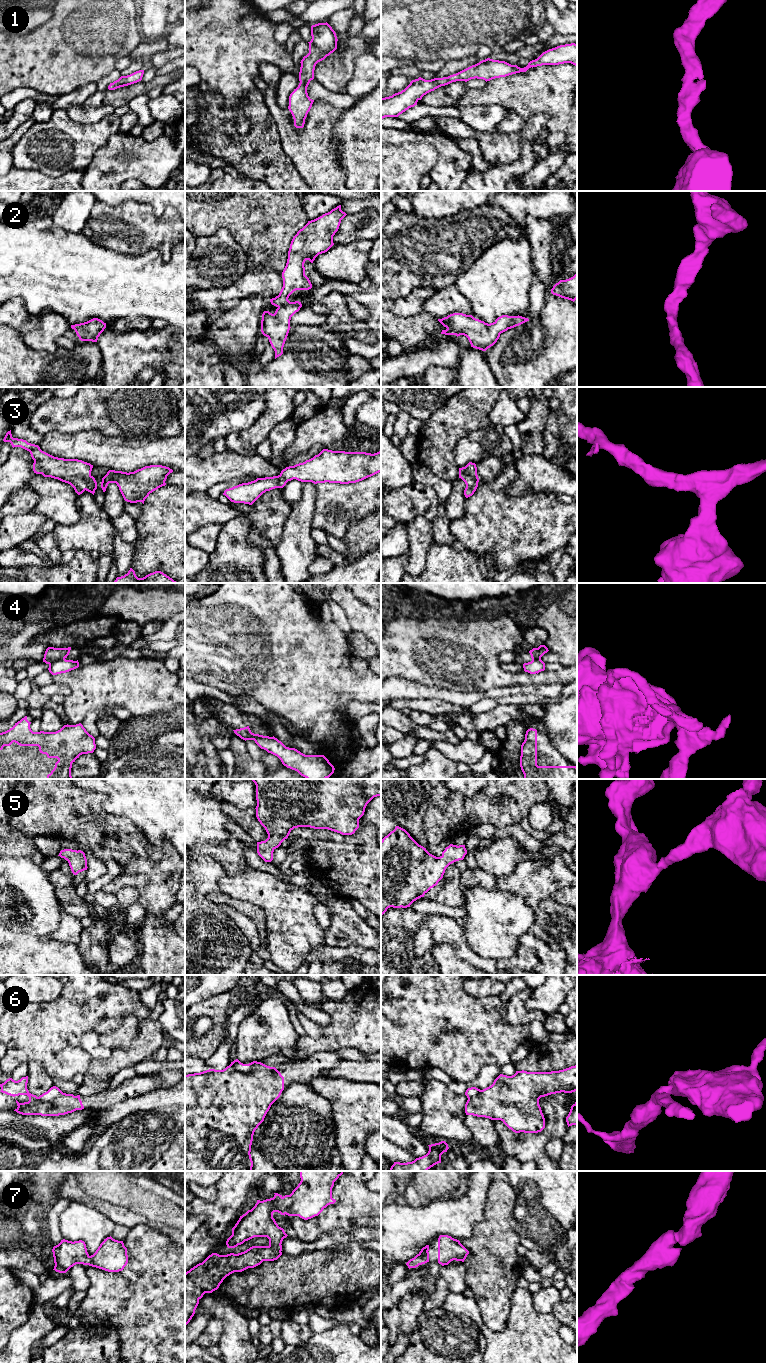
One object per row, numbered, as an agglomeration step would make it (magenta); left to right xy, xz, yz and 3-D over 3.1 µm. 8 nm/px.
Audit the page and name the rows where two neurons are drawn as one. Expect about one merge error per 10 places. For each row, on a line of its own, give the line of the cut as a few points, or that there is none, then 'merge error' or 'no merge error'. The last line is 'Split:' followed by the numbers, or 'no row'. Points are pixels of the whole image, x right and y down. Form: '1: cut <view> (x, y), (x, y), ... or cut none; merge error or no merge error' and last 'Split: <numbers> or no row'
1: cut none; no merge error
2: cut none; no merge error
3: cut none; no merge error
4: cut xy (64, 658), (55, 660), (49, 665); merge error
5: cut none; no merge error
6: cut xz (257, 1062), (247, 1072), (238, 1071), (230, 1064); merge error
7: cut none; no merge error
Split: 4, 6

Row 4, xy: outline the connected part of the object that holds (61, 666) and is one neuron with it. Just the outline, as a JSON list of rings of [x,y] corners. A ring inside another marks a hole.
[[[62,659],[51,663],[49,665],[48,670],[52,675],[57,675],[57,674],[69,672],[78,667],[79,667],[78,660],[73,661],[73,660]]]

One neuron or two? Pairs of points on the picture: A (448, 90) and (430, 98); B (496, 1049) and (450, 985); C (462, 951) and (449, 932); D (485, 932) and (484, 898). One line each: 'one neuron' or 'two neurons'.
A: one neuron
B: one neuron
C: one neuron
D: one neuron

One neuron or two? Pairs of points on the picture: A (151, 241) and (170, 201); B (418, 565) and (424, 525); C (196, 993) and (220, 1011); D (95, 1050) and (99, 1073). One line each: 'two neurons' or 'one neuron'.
A: two neurons
B: one neuron
C: two neurons
D: two neurons

